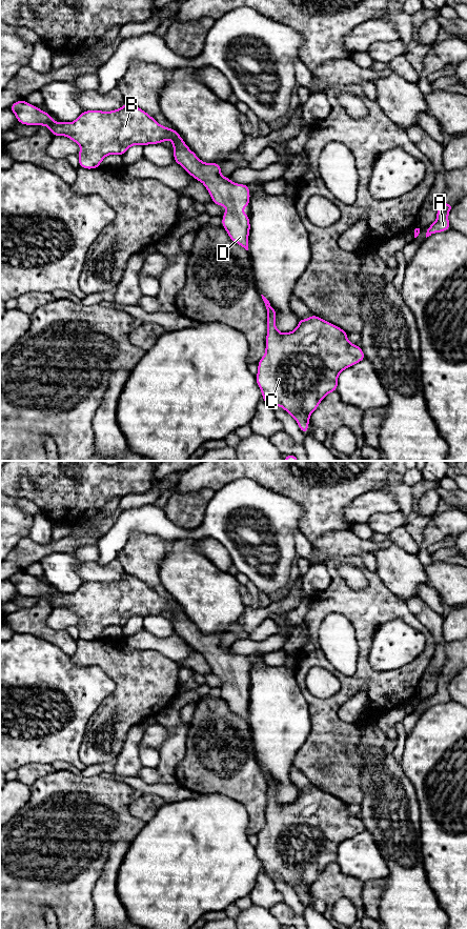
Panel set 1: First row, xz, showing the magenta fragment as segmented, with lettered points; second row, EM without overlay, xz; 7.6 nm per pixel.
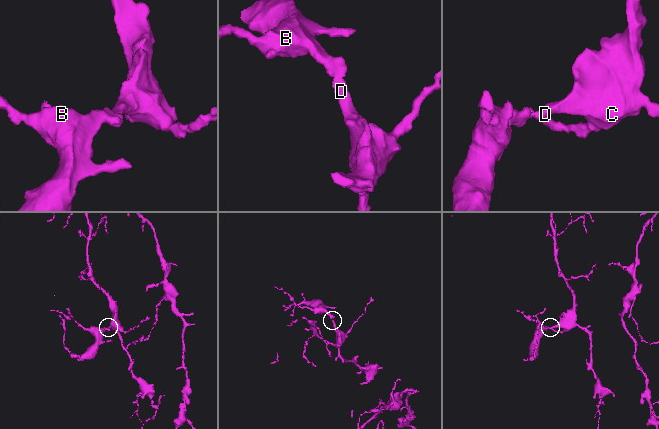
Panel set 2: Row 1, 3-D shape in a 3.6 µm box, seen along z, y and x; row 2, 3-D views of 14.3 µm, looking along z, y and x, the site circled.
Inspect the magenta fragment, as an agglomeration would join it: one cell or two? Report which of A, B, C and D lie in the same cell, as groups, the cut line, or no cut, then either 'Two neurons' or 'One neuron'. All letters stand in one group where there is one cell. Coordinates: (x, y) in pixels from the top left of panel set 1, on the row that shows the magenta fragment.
Groups: A B C D. No split. One neuron

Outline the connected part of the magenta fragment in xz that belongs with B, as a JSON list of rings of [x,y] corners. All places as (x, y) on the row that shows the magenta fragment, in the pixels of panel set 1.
[[[23,99],[13,103],[9,109],[15,114],[19,123],[23,125],[44,125],[52,132],[53,137],[64,136],[81,146],[79,152],[79,166],[85,169],[98,168],[108,155],[123,156],[131,145],[146,146],[148,144],[162,144],[164,140],[171,140],[175,162],[181,165],[196,180],[202,182],[211,197],[211,202],[219,206],[229,206],[222,217],[222,226],[229,239],[248,250],[248,236],[250,231],[249,216],[242,208],[249,206],[250,193],[247,184],[238,184],[228,177],[221,176],[220,163],[205,163],[189,149],[182,137],[174,129],[159,124],[150,115],[133,104],[126,103],[119,109],[84,110],[73,122],[56,122],[49,113],[25,102]]]

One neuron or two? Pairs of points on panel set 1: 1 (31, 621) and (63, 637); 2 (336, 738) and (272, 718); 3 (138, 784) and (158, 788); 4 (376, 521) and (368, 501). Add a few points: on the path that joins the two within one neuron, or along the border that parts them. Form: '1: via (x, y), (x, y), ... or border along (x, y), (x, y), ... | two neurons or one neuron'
1: via (39, 628), (55, 637) | one neuron
2: border along (308, 705), (309, 732), (298, 751) | two neurons
3: via (143, 787), (153, 788) | one neuron
4: border along (398, 510), (372, 513), (365, 523) | two neurons

